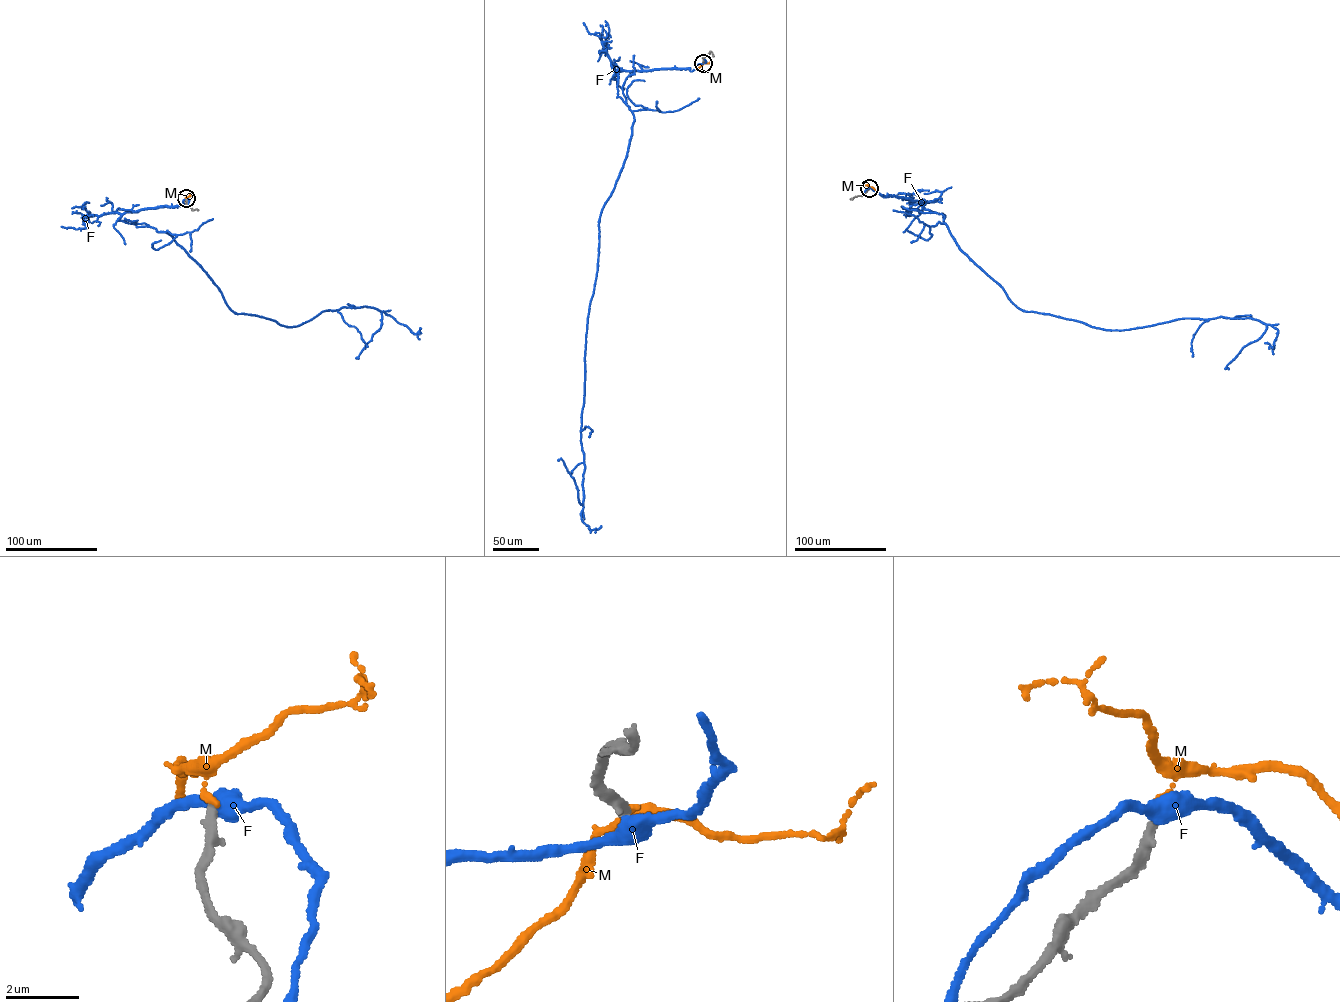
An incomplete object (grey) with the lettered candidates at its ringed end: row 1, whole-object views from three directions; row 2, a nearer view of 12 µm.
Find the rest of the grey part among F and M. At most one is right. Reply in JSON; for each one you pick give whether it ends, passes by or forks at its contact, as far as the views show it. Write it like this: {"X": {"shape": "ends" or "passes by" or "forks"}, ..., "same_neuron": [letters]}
{"same_neuron": []}

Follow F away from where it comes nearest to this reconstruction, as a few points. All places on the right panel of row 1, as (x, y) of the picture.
F: (869, 188), (944, 215), (961, 250), (1025, 311), (1110, 330), (1220, 317), (1265, 323), (1228, 369)

